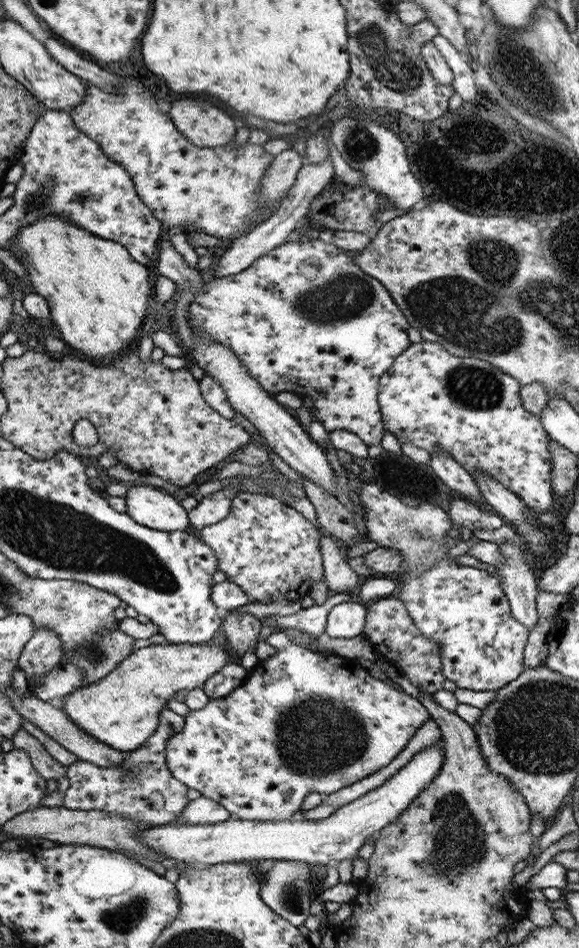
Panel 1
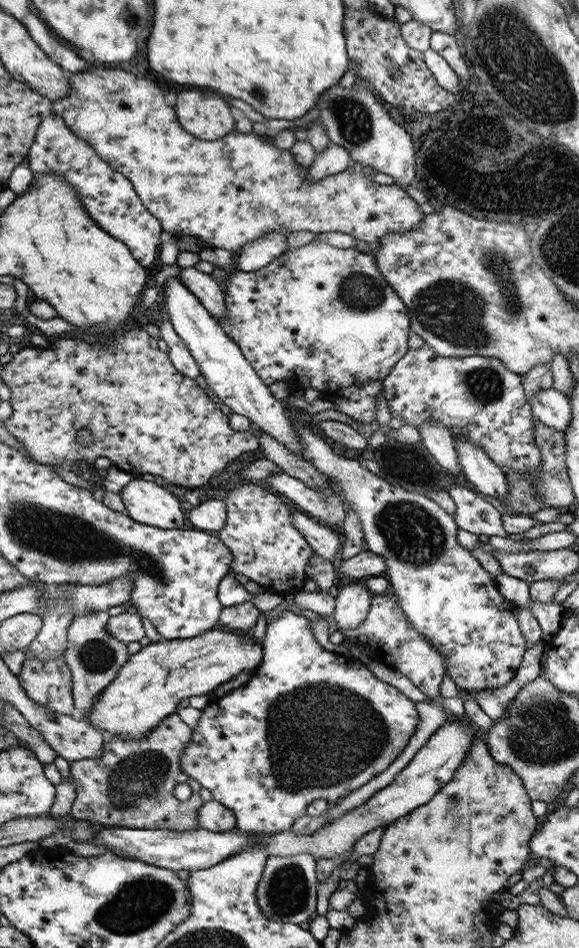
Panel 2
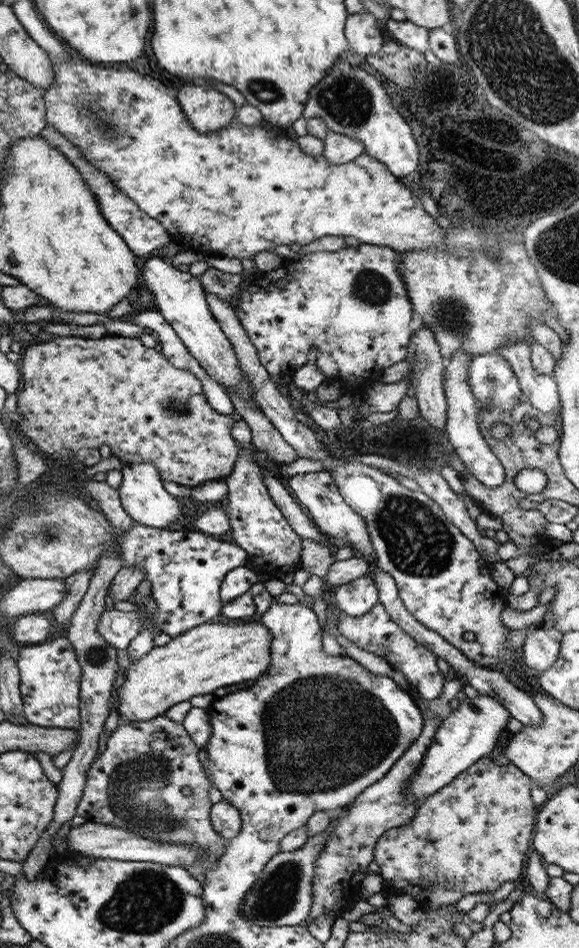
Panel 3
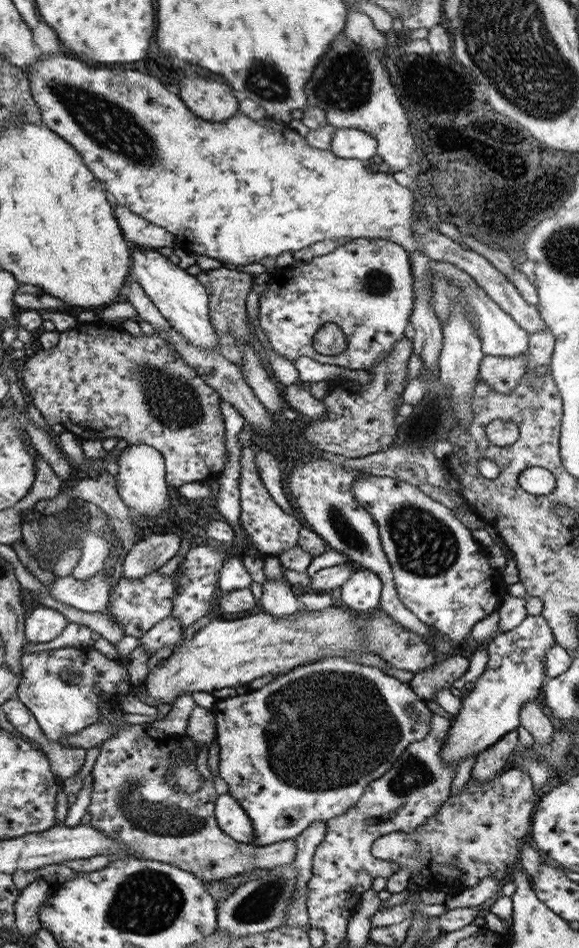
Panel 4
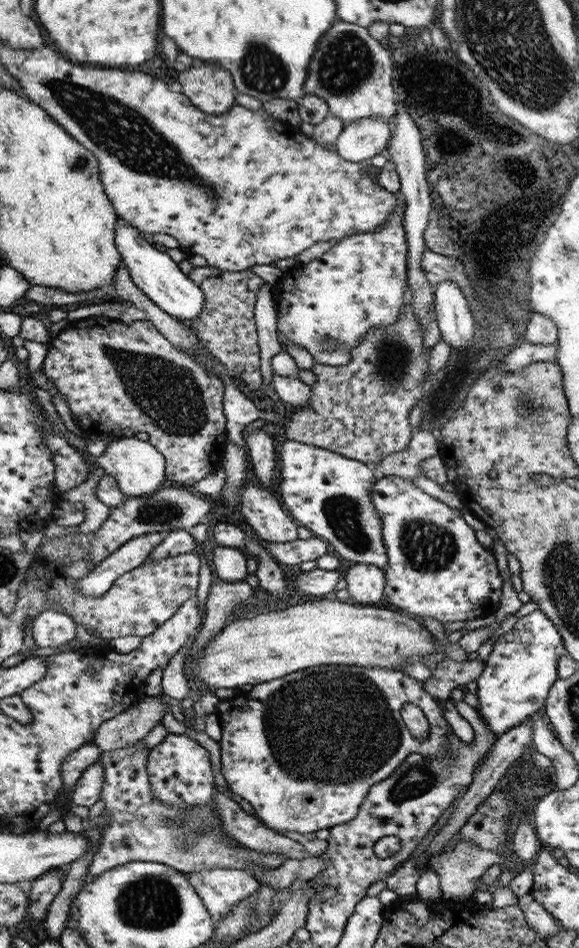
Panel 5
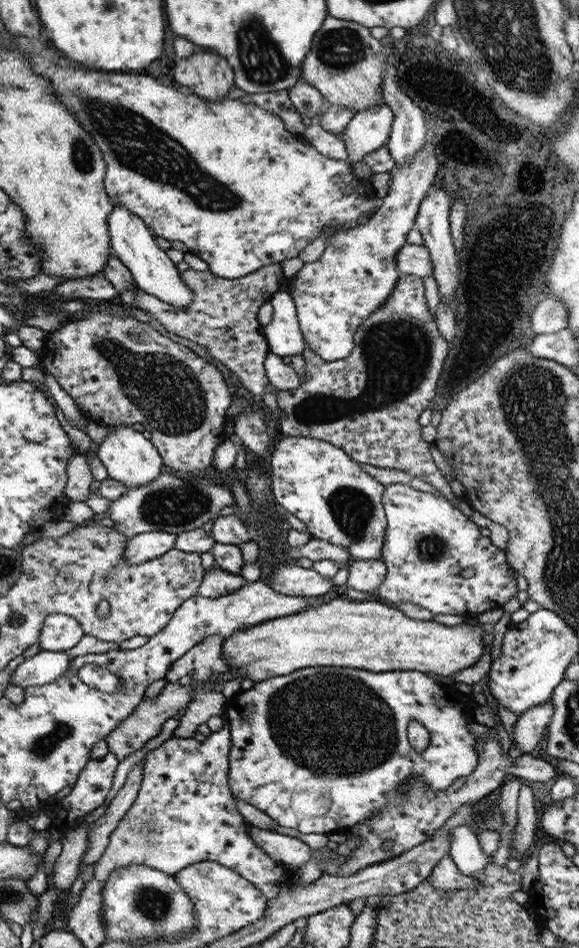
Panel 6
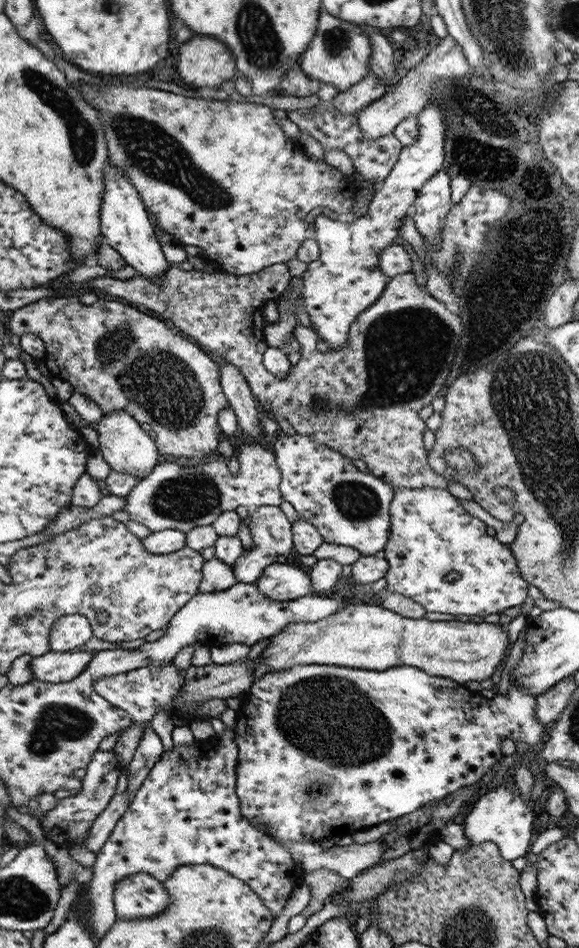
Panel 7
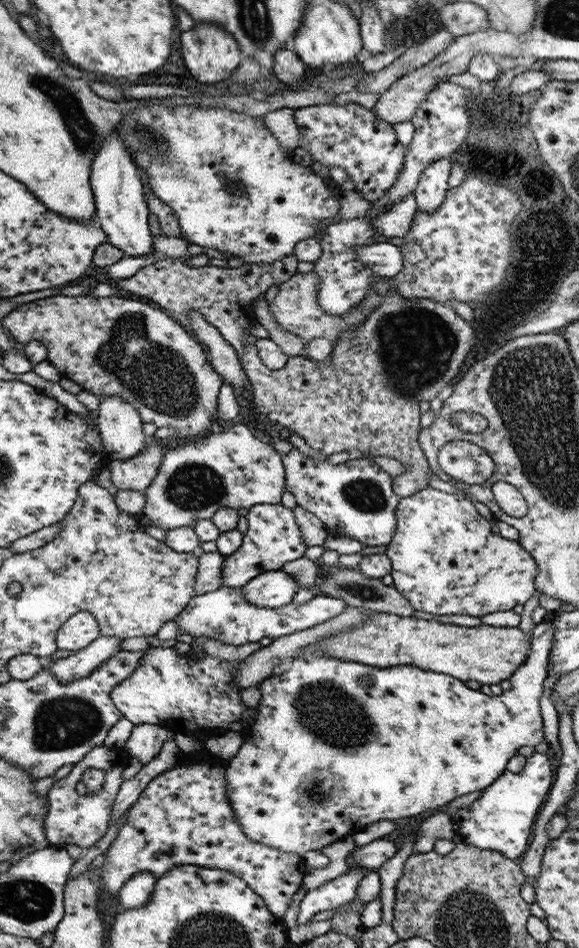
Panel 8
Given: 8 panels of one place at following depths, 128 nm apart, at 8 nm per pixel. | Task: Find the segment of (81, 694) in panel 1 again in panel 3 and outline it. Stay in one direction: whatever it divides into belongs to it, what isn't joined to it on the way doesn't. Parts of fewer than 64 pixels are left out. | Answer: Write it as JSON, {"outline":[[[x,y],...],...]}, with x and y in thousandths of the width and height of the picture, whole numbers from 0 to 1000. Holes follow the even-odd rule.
{"outline":[[[451,655],[404,659],[363,657],[301,672],[287,681],[266,681],[257,690],[218,705],[200,746],[207,763],[259,761],[342,732],[368,732],[377,726],[446,717],[473,703],[475,693],[466,690],[470,671]]]}

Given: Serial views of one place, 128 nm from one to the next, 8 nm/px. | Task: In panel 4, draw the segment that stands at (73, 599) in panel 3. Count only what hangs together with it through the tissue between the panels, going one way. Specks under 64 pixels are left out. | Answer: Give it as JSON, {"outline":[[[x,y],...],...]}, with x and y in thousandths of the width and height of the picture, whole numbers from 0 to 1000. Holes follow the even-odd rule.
{"outline":[[[187,558],[180,563],[166,563],[154,559],[147,561],[142,586],[123,605],[130,611],[152,612],[169,602],[180,601],[181,591],[193,577],[187,571],[188,559],[192,558]]]}

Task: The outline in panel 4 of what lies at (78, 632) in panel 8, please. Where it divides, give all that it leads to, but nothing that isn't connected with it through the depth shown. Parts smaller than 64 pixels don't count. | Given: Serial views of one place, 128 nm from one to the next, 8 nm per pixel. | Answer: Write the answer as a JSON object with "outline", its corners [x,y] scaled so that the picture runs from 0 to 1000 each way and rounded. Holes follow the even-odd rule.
{"outline":[[[62,638],[43,651],[43,673],[52,678],[83,678],[100,673],[117,657],[112,648],[86,640]]]}

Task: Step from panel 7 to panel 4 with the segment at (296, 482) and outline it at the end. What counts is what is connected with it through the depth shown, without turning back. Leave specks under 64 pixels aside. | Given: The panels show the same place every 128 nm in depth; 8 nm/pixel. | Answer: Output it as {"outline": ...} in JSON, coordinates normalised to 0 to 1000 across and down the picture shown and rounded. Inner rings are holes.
{"outline":[[[560,483],[528,484],[504,495],[497,517],[508,523],[504,530],[513,540],[573,580],[601,588],[620,599],[641,601],[656,609],[660,622],[653,640],[668,646],[698,665],[717,667],[724,673],[746,673],[746,664],[708,646],[687,631],[679,601],[658,575],[653,551],[639,542],[639,538],[618,530],[606,517],[627,499],[611,493],[592,493]]]}

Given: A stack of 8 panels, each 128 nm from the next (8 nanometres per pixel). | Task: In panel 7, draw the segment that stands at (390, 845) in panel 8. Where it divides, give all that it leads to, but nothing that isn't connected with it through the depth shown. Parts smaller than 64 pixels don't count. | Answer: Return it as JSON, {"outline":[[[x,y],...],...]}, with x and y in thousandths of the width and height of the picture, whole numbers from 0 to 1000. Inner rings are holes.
{"outline":[[[653,885],[646,888],[556,895],[551,888],[477,888],[497,893],[525,920],[561,916],[599,927],[660,908],[665,895]]]}

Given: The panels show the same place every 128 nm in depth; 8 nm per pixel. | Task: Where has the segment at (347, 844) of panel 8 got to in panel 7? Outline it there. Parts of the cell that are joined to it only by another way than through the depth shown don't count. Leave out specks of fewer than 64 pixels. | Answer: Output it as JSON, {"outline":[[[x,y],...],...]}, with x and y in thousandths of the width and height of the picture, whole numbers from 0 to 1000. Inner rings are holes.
{"outline":[[[561,916],[527,920],[525,927],[535,936],[535,948],[518,964],[532,967],[553,961],[568,945],[603,935],[603,927]]]}

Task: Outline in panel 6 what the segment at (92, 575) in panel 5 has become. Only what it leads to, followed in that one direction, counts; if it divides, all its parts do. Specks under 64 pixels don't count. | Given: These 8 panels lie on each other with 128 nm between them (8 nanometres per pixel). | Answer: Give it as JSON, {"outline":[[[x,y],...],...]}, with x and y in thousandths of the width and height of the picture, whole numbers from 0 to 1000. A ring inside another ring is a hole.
{"outline":[[[247,561],[225,566],[216,579],[223,594],[244,594],[280,586],[302,578],[306,563],[295,561]]]}

